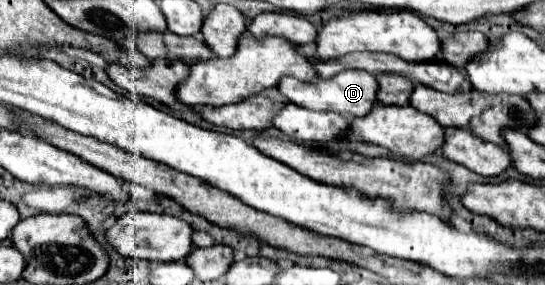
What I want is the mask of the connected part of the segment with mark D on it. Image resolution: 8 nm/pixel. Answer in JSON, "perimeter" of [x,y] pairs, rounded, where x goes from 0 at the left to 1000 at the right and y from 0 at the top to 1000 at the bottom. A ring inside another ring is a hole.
{"perimeter":[[[626,249],[607,277],[582,277],[574,291],[556,291],[538,270],[519,270],[508,305],[534,361],[571,382],[571,389],[615,389],[637,411],[670,411],[695,354],[692,354],[692,277],[681,256],[662,249]]]}

